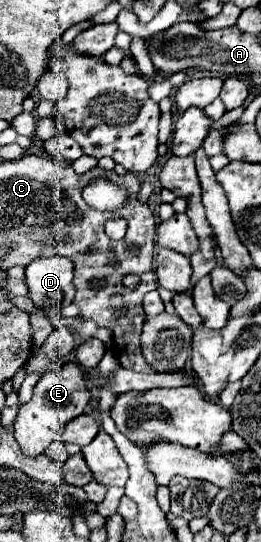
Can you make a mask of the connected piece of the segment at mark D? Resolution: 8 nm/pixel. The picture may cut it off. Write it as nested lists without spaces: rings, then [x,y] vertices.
[[[40,257],[26,267],[28,295],[48,319],[60,317],[60,307],[74,301],[74,263],[68,257]]]

